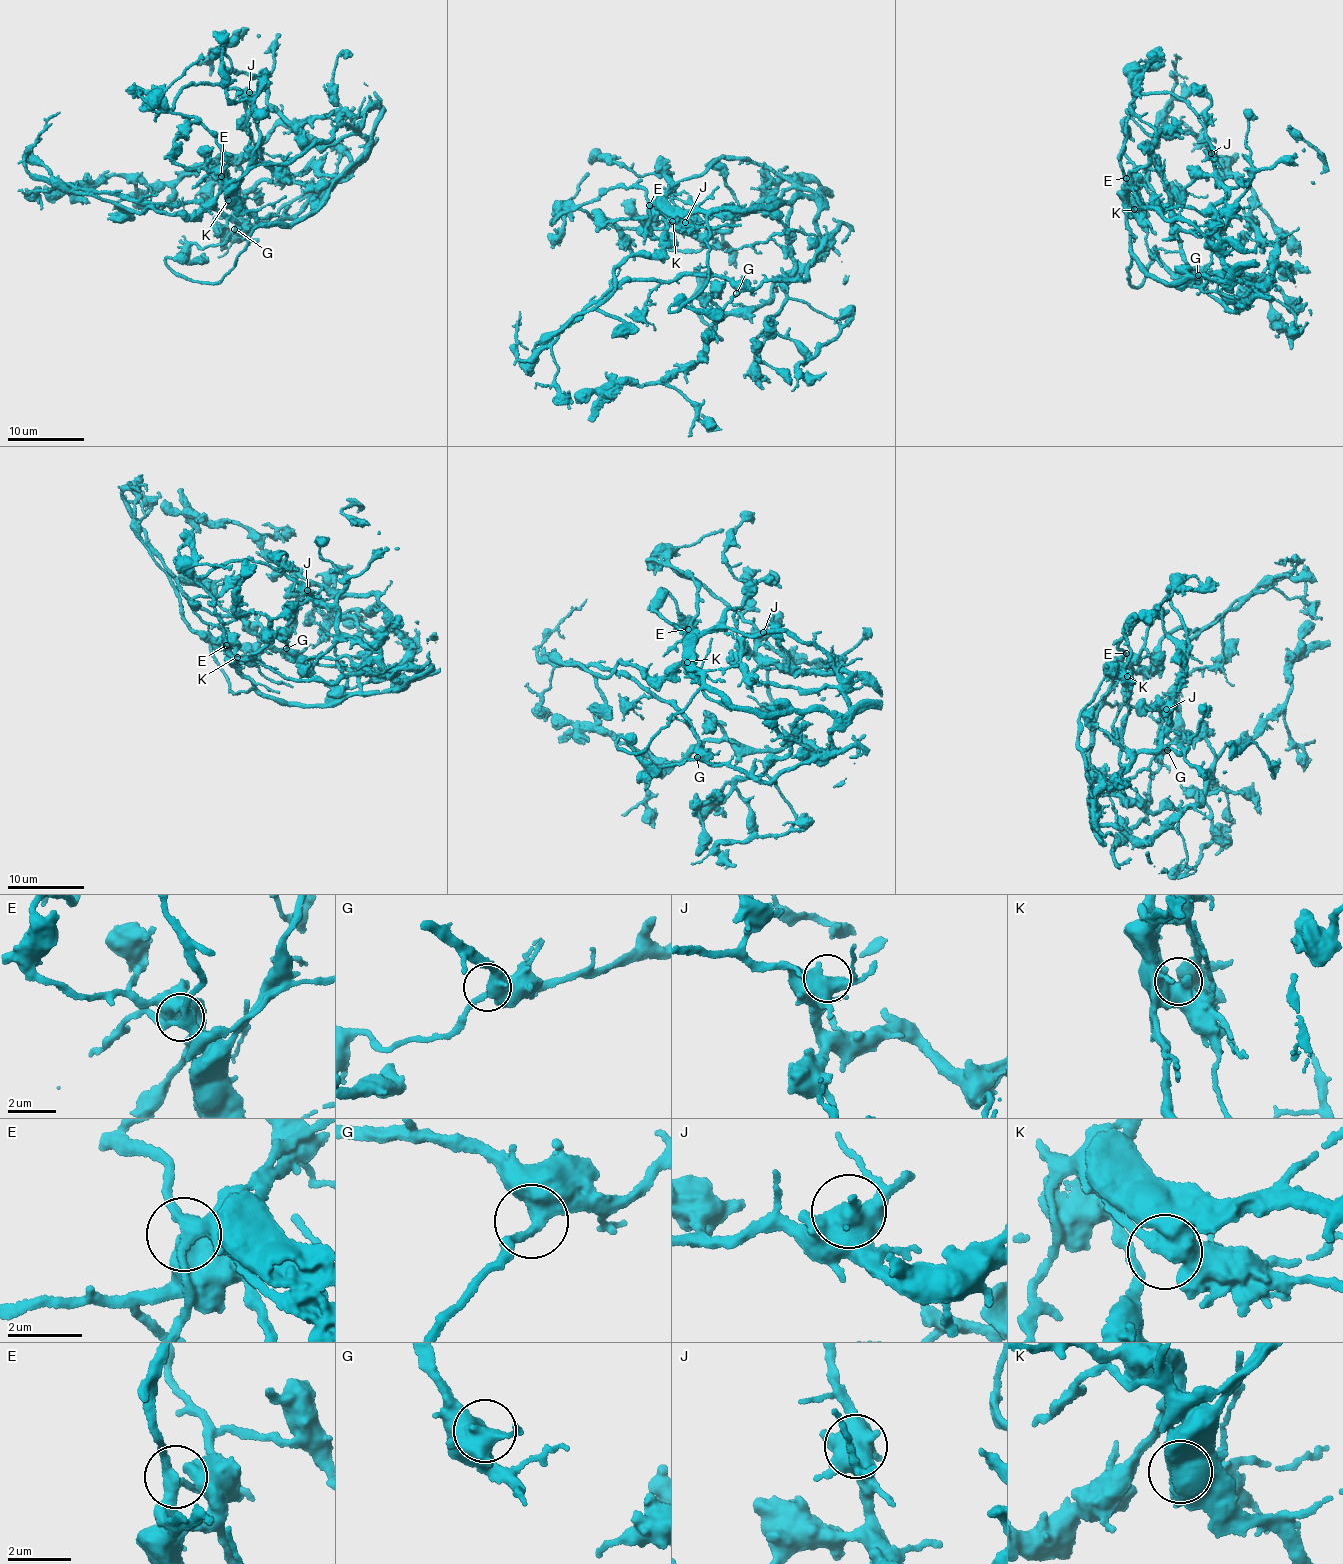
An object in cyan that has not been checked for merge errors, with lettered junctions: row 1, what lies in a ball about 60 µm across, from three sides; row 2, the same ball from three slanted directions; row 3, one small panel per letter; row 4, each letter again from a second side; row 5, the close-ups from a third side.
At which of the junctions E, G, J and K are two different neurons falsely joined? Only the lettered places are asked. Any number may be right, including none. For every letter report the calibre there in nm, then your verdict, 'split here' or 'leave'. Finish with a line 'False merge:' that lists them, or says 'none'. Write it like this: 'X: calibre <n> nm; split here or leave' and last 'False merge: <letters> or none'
E: calibre 320 nm; leave
G: calibre 500 nm; leave
J: calibre 600 nm; leave
K: calibre 480 nm; leave
False merge: none

